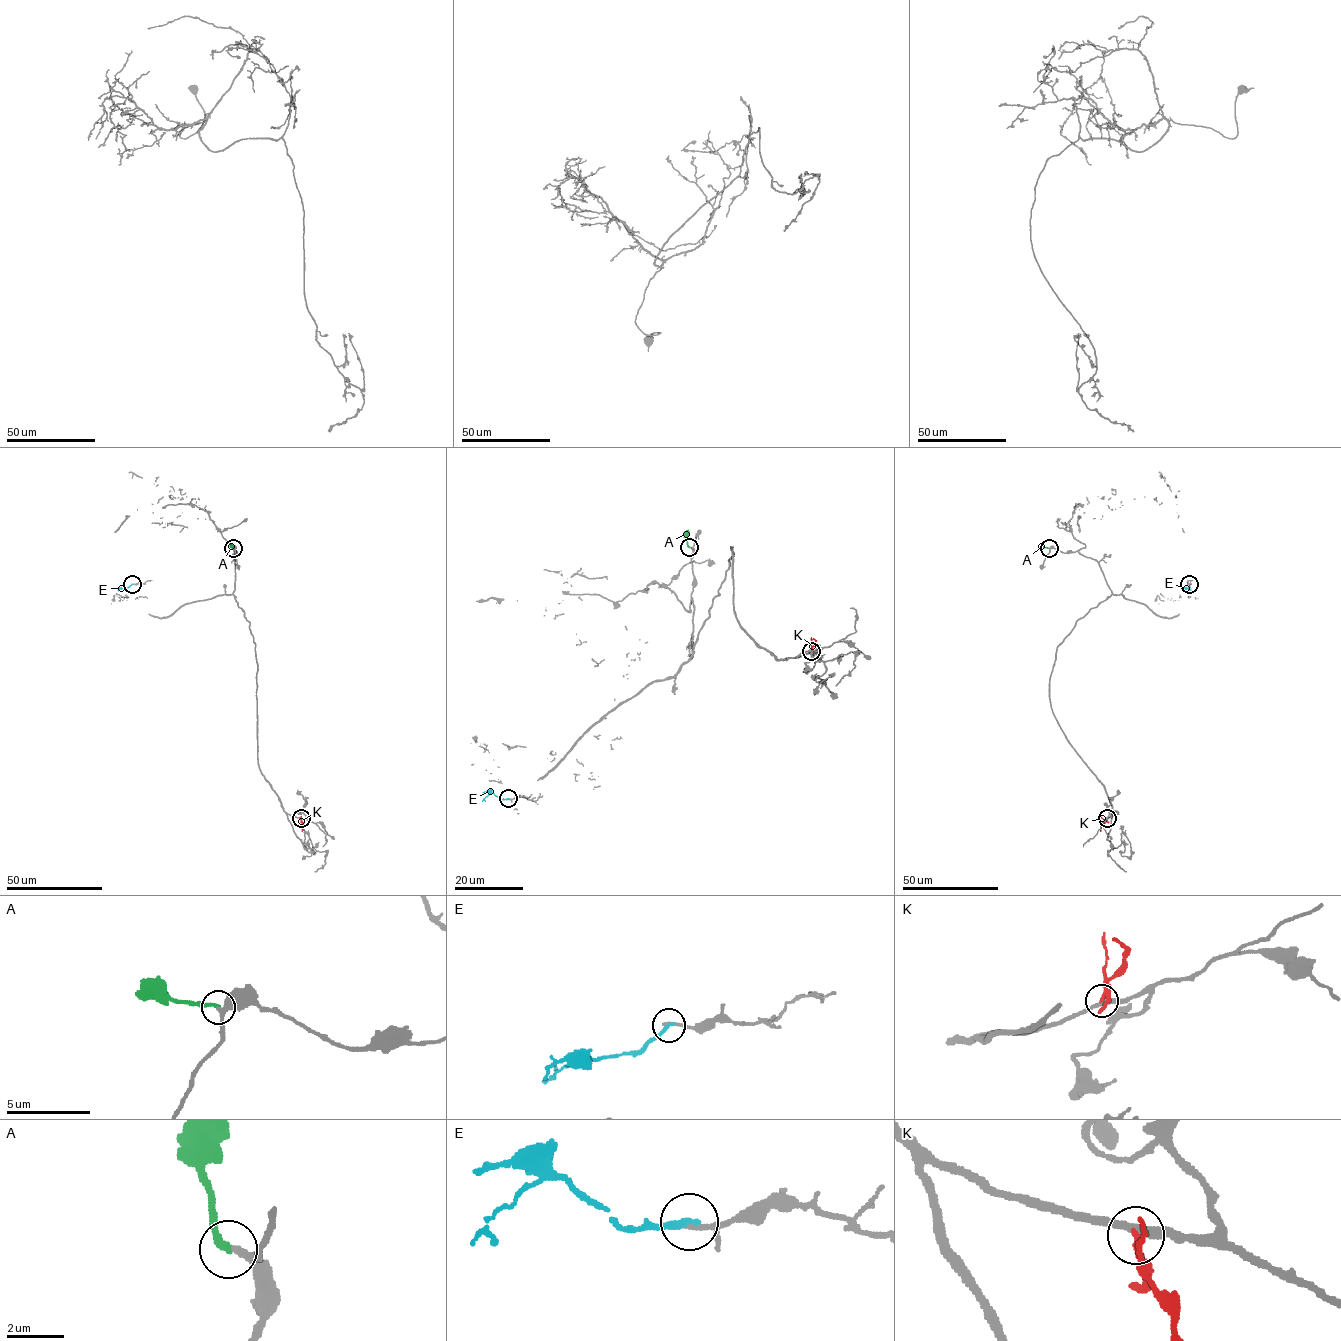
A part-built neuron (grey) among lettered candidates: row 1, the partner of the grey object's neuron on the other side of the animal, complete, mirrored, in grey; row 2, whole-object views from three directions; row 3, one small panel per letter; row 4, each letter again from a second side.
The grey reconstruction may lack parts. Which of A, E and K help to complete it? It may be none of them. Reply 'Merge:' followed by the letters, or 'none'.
Merge: A

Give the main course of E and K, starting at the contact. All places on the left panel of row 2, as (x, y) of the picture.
E: (132, 584), (119, 588)
K: (301, 818), (302, 831)

